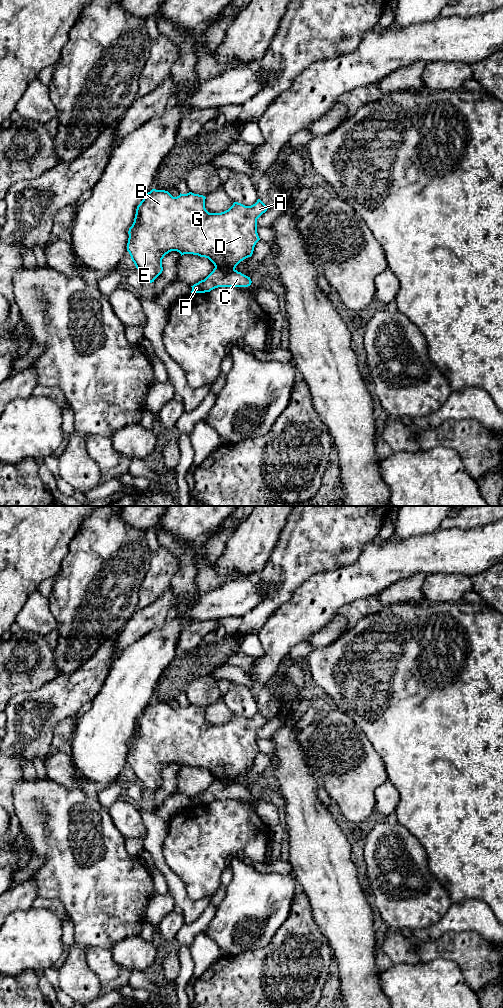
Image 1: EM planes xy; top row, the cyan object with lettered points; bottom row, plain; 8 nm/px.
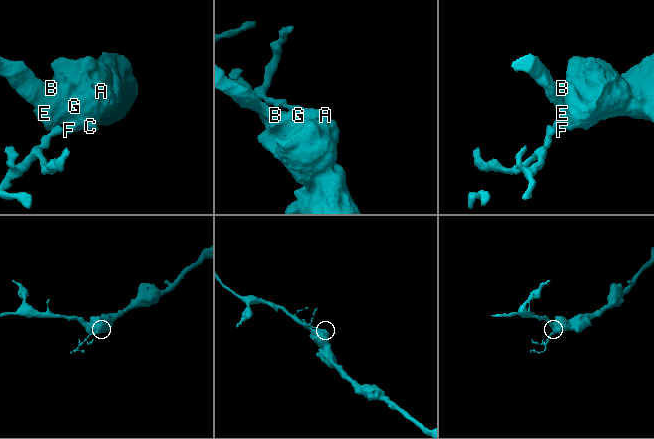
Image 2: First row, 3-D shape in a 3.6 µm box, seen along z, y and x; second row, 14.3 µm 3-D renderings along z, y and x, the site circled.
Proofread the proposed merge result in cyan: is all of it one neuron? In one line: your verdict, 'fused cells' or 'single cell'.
fused cells

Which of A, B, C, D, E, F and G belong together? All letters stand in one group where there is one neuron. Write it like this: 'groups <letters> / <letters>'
groups A B D E G / C F

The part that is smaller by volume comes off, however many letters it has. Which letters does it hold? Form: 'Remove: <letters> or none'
Remove: C, F

